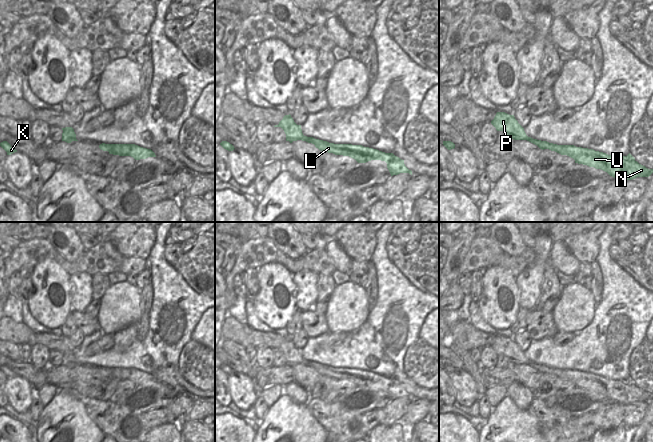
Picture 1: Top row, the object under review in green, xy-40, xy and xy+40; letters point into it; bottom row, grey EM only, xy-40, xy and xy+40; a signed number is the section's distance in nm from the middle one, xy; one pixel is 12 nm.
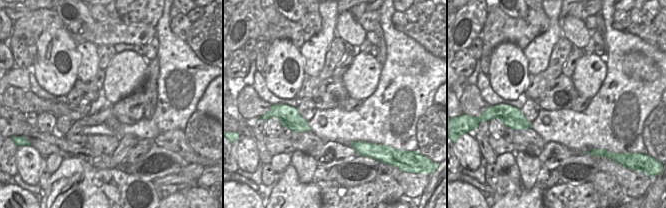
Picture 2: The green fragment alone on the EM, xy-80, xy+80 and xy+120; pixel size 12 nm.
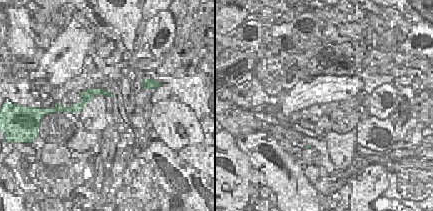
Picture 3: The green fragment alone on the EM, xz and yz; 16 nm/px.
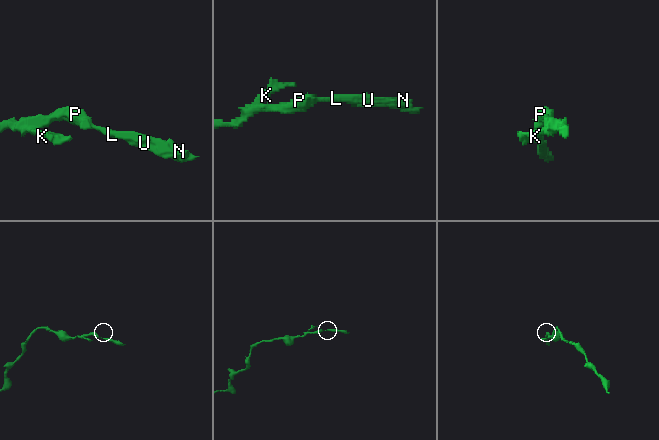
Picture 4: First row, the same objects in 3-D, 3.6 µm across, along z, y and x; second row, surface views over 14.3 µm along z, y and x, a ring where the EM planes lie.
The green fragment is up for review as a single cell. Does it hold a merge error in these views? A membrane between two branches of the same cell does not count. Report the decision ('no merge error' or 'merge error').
no merge error

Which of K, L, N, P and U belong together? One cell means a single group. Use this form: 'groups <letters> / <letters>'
groups K L N P U

